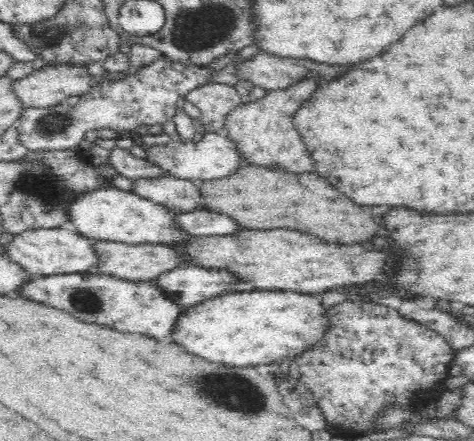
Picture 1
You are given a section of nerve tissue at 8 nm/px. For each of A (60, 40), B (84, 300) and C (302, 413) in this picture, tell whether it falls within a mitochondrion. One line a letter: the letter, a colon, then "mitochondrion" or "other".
A: mitochondrion
B: mitochondrion
C: other

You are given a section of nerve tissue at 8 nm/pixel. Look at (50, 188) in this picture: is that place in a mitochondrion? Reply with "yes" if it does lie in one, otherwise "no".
yes

